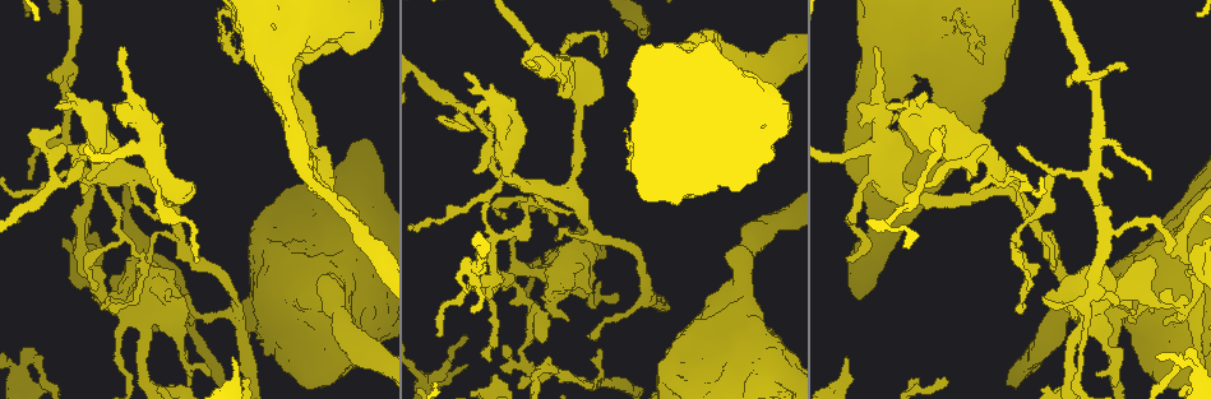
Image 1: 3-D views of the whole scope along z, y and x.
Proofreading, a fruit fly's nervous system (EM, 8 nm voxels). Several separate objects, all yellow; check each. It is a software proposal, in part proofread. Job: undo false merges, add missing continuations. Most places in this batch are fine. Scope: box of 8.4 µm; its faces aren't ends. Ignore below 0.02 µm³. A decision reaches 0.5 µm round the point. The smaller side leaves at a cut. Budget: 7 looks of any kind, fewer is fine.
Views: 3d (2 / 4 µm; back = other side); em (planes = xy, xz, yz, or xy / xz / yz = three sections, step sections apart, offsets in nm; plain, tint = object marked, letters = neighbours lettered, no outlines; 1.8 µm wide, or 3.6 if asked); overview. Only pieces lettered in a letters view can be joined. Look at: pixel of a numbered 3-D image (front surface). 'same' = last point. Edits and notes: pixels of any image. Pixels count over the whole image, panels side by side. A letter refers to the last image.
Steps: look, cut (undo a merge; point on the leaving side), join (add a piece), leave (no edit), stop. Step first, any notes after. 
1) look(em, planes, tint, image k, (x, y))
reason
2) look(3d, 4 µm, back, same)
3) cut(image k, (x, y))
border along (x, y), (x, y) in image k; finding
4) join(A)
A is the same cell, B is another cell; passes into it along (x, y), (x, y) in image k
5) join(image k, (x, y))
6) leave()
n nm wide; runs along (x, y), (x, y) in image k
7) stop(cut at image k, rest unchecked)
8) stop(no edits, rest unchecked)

look(3d, 4 µm, image 1, (895, 39))
thick turns thin

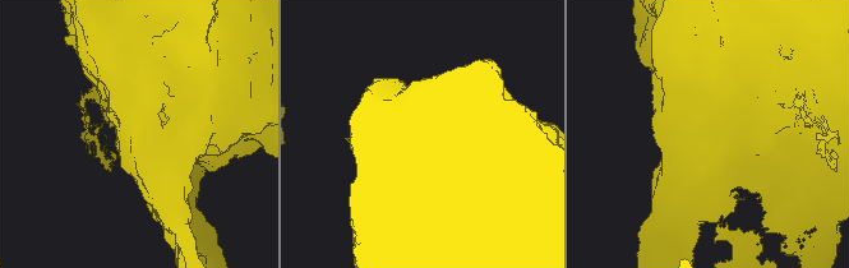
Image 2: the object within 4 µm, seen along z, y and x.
look(em, 3.6 µm, yz, step 8, tint, image 2, (710, 135))
shape alone is not enough

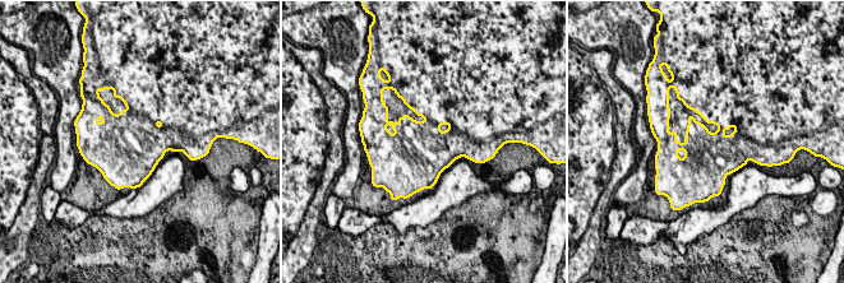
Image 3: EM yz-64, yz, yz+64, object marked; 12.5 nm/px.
look(em, 3.6 µm, planes, letters, same)

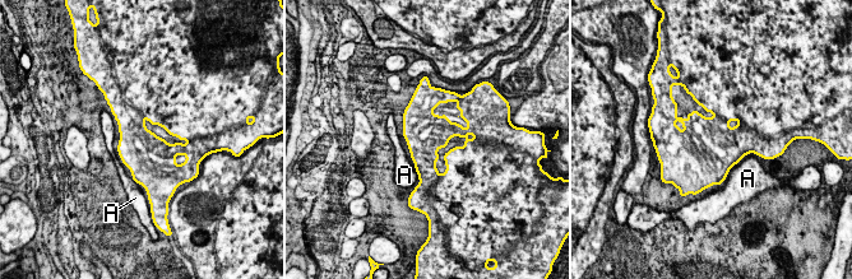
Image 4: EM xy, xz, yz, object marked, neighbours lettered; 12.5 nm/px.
leave()
A touches over 360 nm; A is another cell; all the same neuron

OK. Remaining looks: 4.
look(em, 3.6 µm, planes, tint, image 1, (505, 161))
four or more arms meet

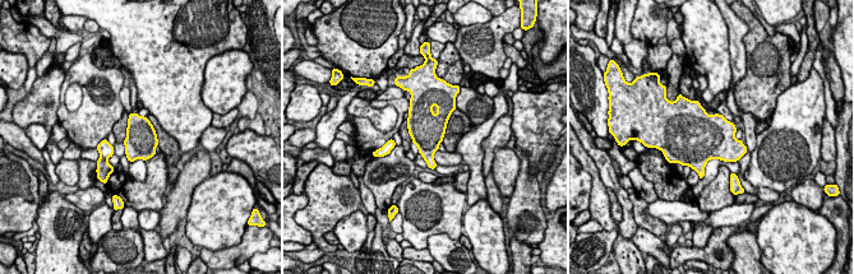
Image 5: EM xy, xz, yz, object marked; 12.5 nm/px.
look(em, 3.6 µm, planes, letters, same)
see the neighbours

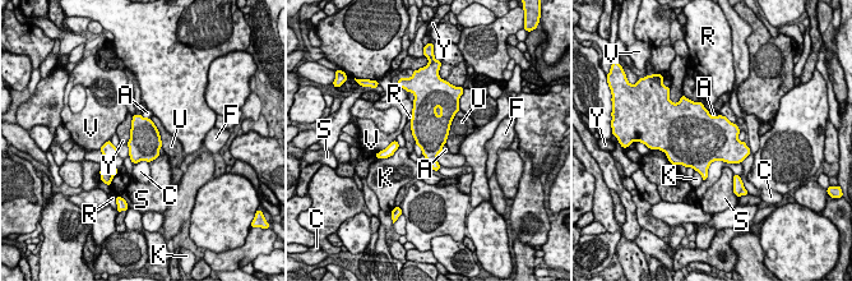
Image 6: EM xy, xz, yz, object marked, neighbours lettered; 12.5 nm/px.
leave()
400 nm wide; A, C, F, K, R, S, U, V and Y are other cells; border along (133, 116), (130, 136), (126, 143) in image 6; one neuron here

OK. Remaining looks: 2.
stop(no edits, rest unchecked)

